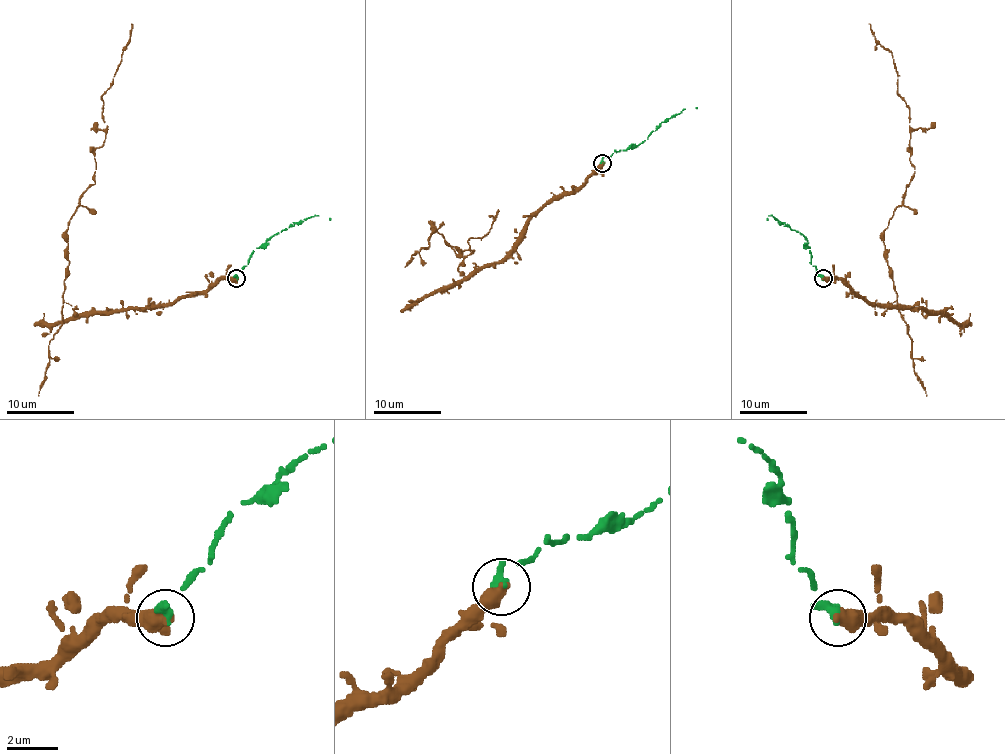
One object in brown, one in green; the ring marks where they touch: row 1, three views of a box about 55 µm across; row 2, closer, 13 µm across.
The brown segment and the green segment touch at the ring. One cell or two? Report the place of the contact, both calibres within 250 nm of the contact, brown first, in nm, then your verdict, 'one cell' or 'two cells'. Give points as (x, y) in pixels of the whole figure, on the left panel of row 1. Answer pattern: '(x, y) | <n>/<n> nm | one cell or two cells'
(236, 278) | 500/400 nm | two cells

